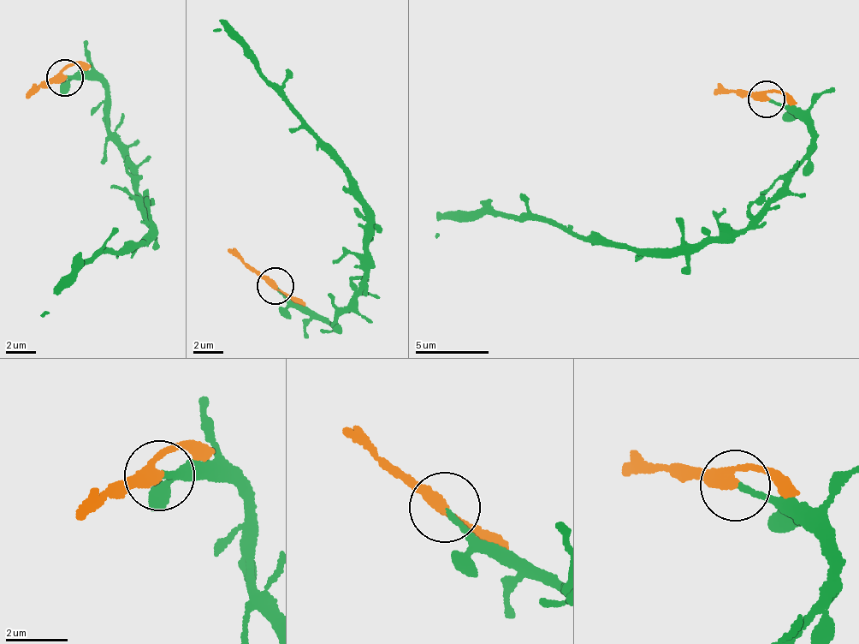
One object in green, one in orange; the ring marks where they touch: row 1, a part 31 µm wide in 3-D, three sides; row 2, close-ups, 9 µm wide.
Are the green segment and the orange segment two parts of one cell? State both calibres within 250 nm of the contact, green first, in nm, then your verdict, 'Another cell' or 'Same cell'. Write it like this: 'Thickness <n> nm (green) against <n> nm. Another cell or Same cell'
Thickness 180 nm (green) against 320 nm. Same cell

